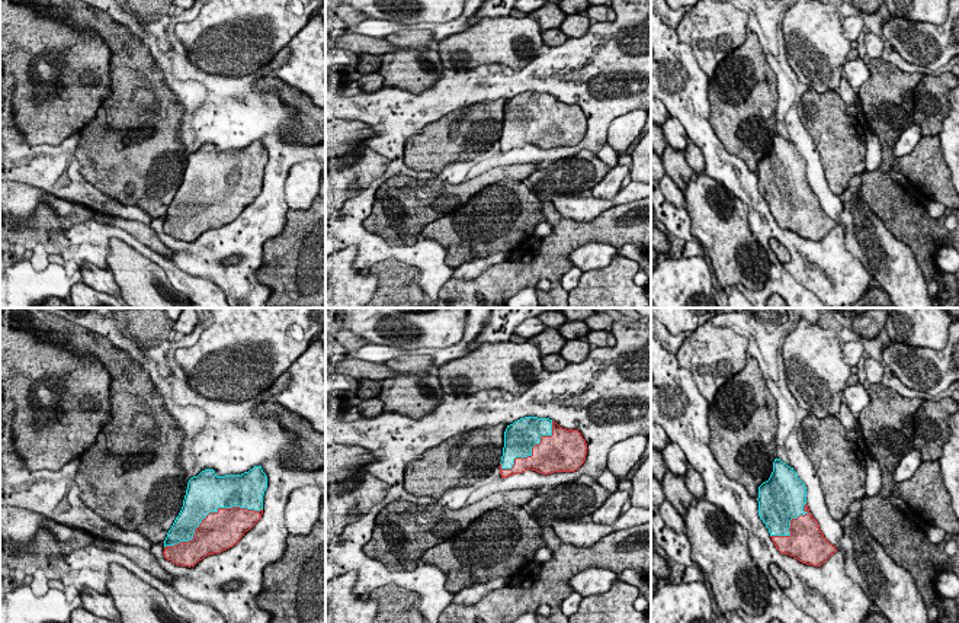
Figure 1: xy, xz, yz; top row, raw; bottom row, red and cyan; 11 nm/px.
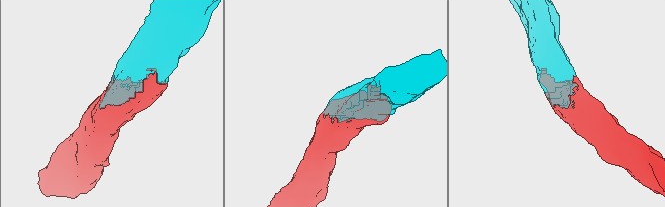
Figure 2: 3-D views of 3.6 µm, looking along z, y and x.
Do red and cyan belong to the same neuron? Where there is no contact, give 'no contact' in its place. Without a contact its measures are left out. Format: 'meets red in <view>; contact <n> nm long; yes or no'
meets red in xy; contact 1150 nm long; yes

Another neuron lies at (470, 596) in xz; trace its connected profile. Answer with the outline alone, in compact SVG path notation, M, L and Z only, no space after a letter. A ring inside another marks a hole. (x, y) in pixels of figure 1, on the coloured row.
M516 572L514 575L510 575L506 578L498 577L485 584L480 584L475 587L464 588L458 591L456 594L453 594L453 598L450 600L450 603L462 604L462 606L472 606L478 603L490 591L504 587L509 581L511 581L516 577L520 577L520 572Z

